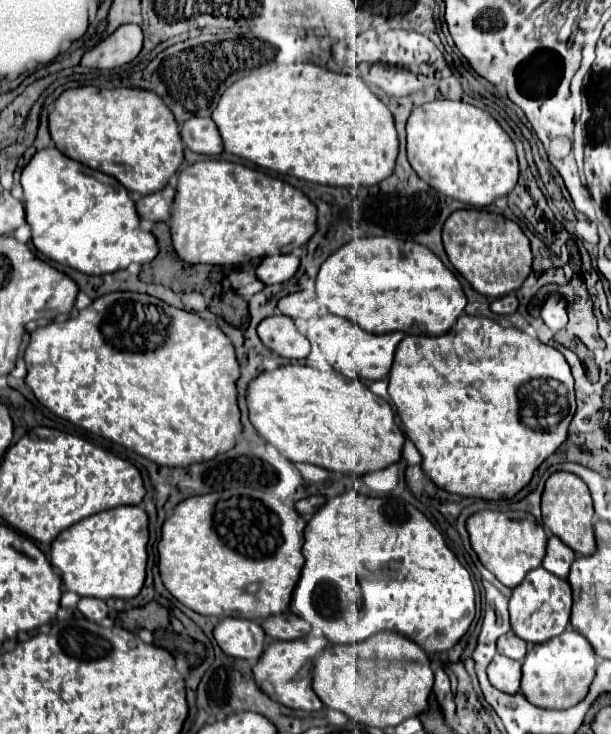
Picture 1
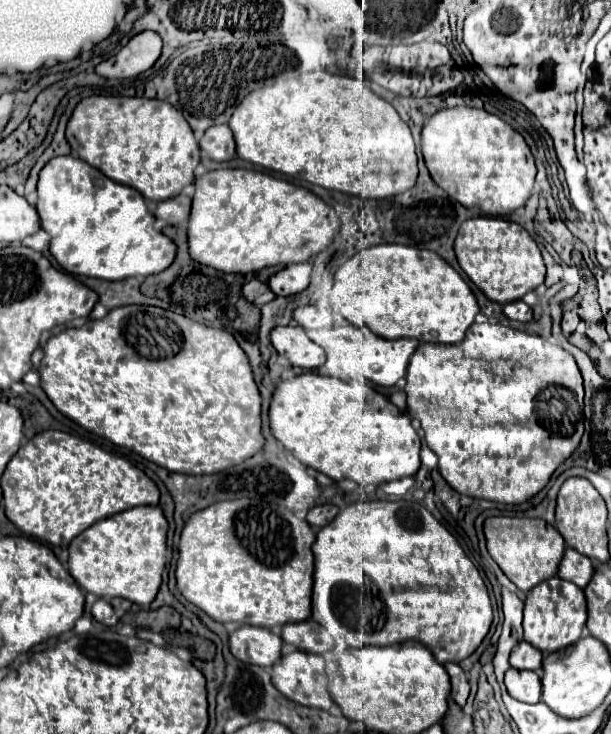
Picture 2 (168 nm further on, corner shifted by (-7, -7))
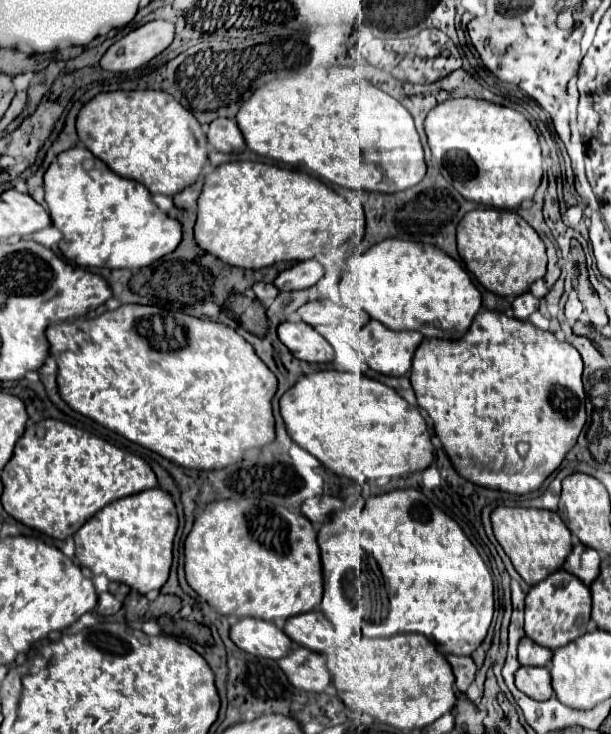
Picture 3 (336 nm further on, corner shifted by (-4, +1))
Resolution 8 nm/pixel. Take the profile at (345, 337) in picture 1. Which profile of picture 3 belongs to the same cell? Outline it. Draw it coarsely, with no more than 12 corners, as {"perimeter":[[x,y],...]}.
{"perimeter":[[377,320],[355,348],[373,370],[405,376],[423,334]]}

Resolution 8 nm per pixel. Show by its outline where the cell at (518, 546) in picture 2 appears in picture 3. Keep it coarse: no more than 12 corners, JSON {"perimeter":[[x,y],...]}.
{"perimeter":[[499,506],[493,532],[533,586],[559,570],[573,538],[557,512]]}

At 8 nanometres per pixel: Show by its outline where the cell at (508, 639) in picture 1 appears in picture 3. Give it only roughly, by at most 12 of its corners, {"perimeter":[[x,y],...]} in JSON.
{"perimeter":[[531,638],[519,642],[523,666],[547,666],[553,652],[535,646]]}

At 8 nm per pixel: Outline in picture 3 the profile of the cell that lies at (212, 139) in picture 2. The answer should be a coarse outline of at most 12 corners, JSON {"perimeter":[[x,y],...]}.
{"perimeter":[[211,122],[207,138],[217,152],[237,154],[245,140],[237,122]]}

